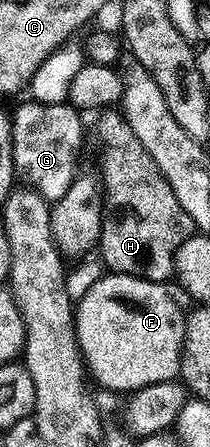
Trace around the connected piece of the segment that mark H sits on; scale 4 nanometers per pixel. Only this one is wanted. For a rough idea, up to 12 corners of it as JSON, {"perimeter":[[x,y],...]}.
{"perimeter":[[125,114],[98,117],[104,268],[173,277],[194,236]]}

